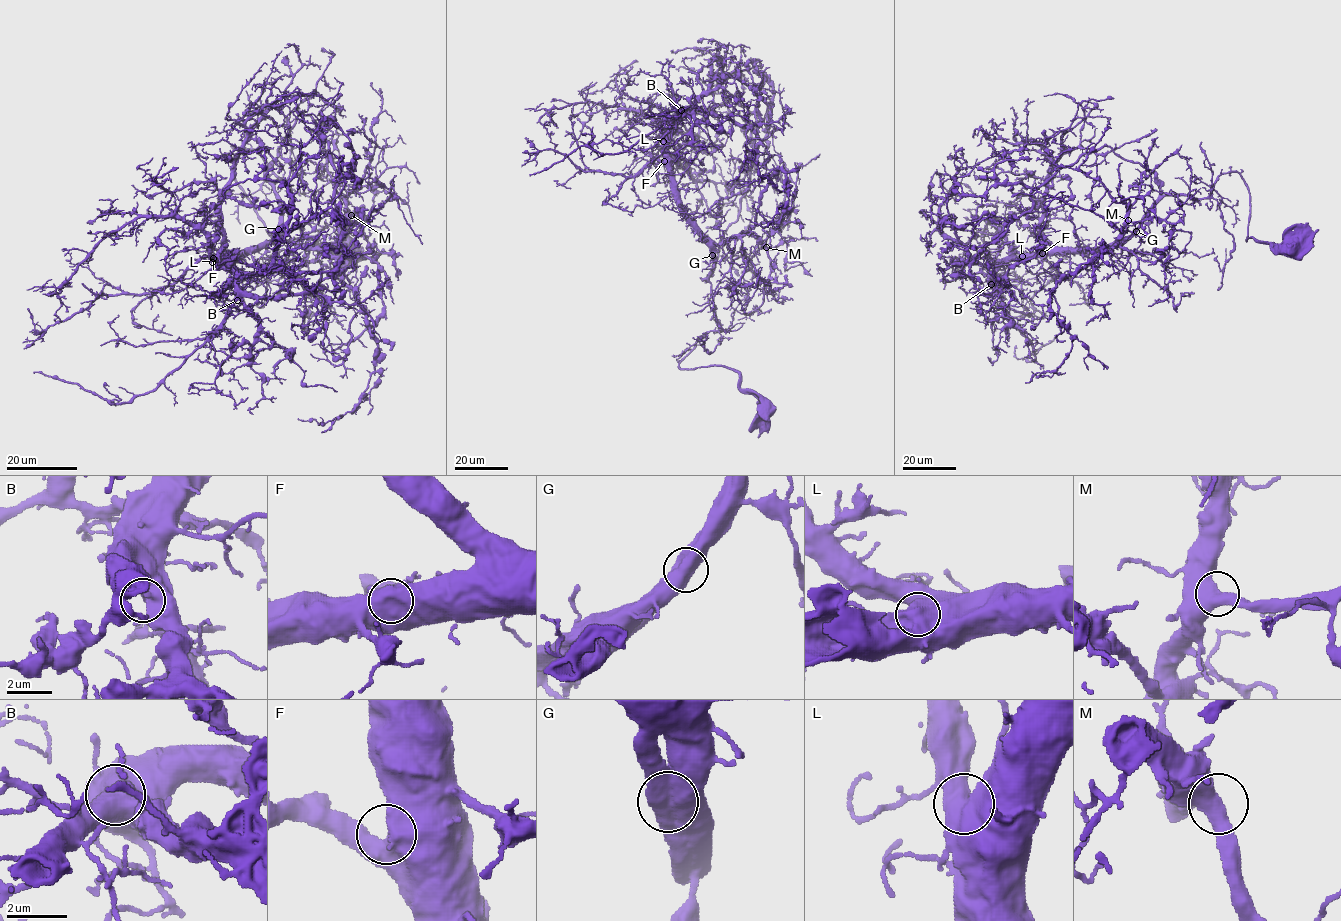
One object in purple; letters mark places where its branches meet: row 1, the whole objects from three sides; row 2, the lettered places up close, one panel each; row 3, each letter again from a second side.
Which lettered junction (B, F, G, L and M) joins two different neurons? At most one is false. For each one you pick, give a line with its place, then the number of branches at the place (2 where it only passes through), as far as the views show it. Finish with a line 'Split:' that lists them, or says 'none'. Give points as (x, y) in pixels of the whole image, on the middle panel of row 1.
Split: none

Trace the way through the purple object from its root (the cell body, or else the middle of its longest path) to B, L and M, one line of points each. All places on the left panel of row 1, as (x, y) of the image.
B: (344, 251), (268, 231), (235, 178), (243, 149), (286, 184), (273, 185), (280, 233), (219, 263), (237, 300)
L: (344, 251), (268, 231), (235, 178), (243, 149), (286, 182), (273, 185), (280, 233), (212, 262)
M: (344, 251), (278, 240), (234, 159), (252, 149), (286, 182), (273, 185), (284, 239), (328, 246), (351, 215)

